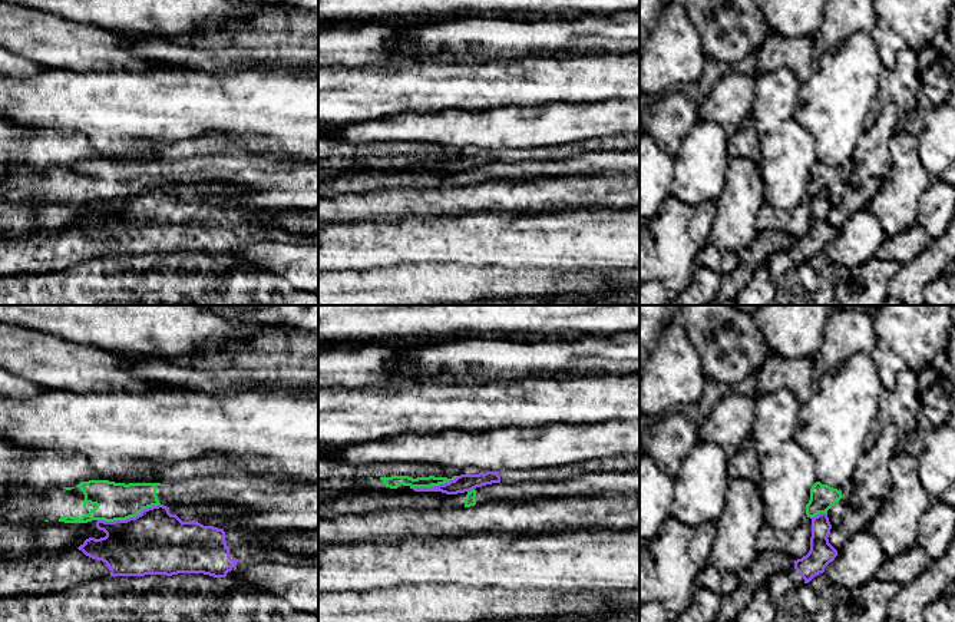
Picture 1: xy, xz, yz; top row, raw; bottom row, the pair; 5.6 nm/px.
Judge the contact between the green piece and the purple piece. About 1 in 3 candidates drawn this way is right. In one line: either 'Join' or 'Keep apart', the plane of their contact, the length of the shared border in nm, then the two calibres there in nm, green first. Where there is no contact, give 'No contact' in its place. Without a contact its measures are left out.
Keep apart. Touches green in xy. Shared border 360 nm. Thickness 200 nm (green) against 360 nm

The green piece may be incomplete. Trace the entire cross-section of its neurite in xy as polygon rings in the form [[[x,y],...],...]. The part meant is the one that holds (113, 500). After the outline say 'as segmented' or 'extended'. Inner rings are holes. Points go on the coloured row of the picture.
[[[222,477],[175,484],[125,484],[109,480],[89,480],[79,483],[76,487],[49,487],[43,492],[26,484],[0,487],[0,516],[11,523],[126,520],[141,515],[143,509],[158,504],[166,507],[224,504],[241,510],[241,516],[237,519],[211,519],[209,526],[218,529],[244,526],[268,532],[318,530],[318,484],[303,482],[272,482],[265,477],[244,477],[241,480]]] | extended

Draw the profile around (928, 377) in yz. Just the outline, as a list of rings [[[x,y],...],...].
[[[931,364],[925,370],[922,370],[916,377],[916,386],[919,391],[926,390],[928,387],[936,384],[938,374],[933,365]]]

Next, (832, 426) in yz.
[[[856,353],[823,374],[819,390],[802,403],[794,440],[816,460],[817,482],[839,492],[849,487],[882,390],[870,354]]]

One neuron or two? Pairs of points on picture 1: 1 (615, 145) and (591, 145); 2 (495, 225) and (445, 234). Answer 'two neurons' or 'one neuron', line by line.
1: one neuron
2: one neuron

